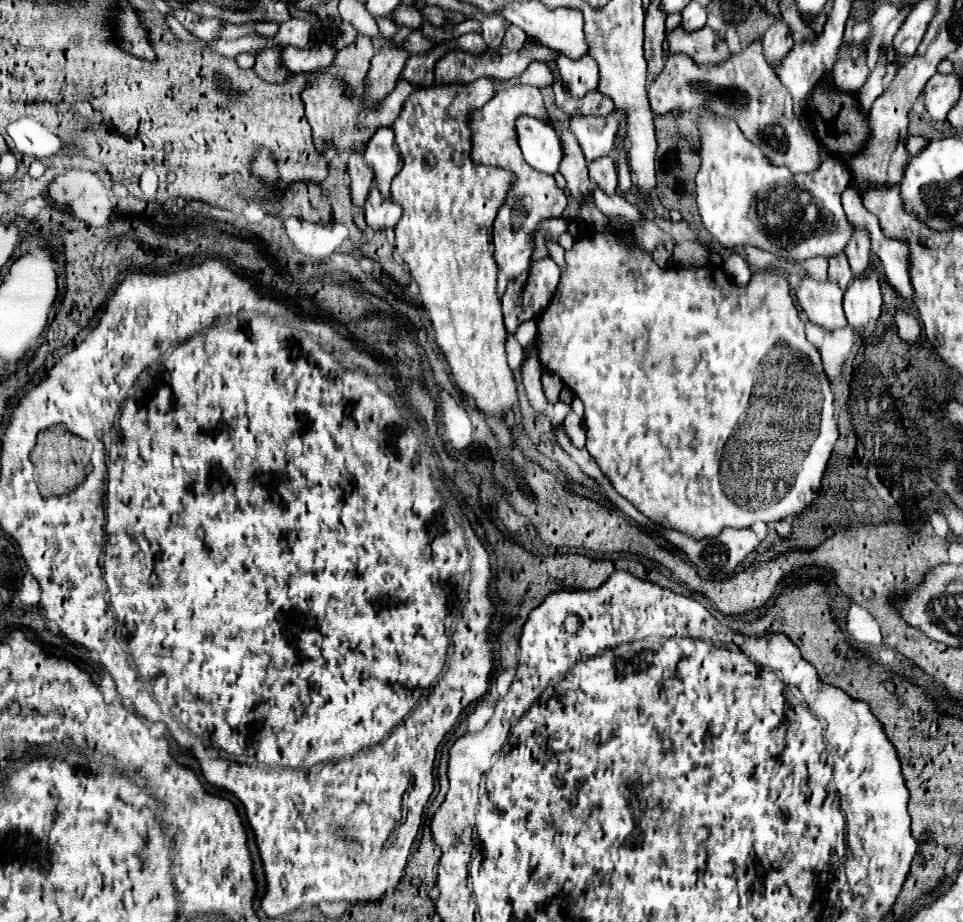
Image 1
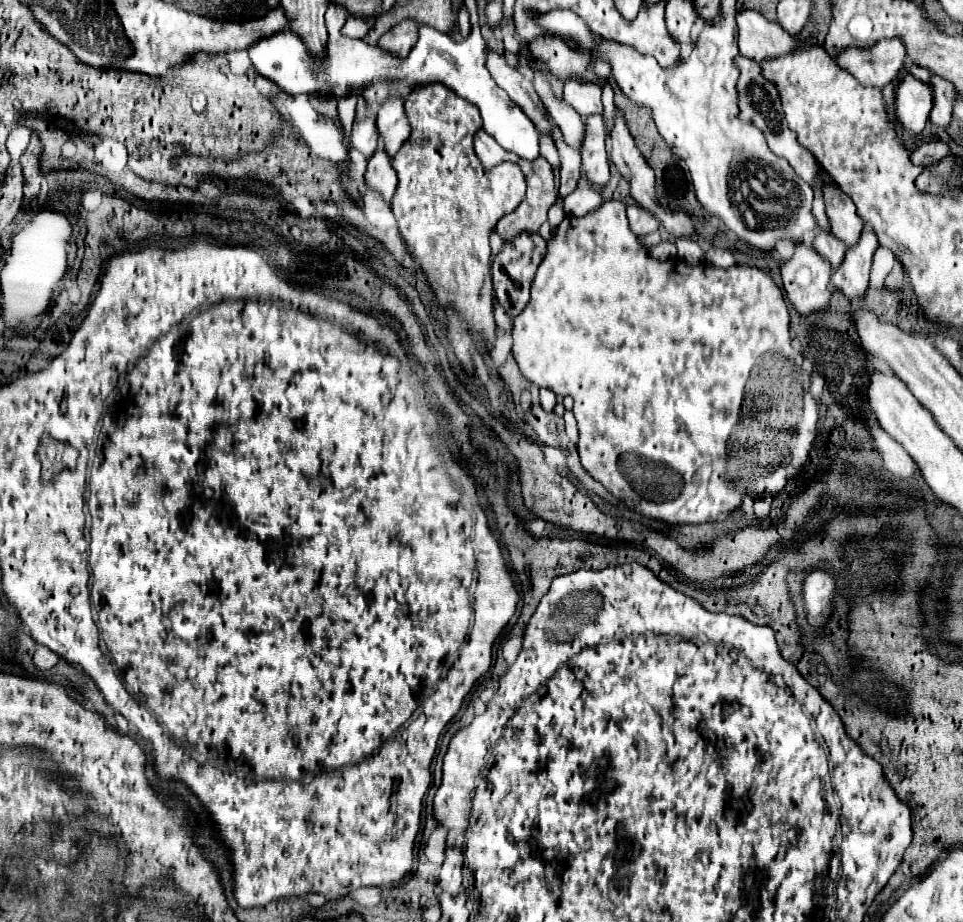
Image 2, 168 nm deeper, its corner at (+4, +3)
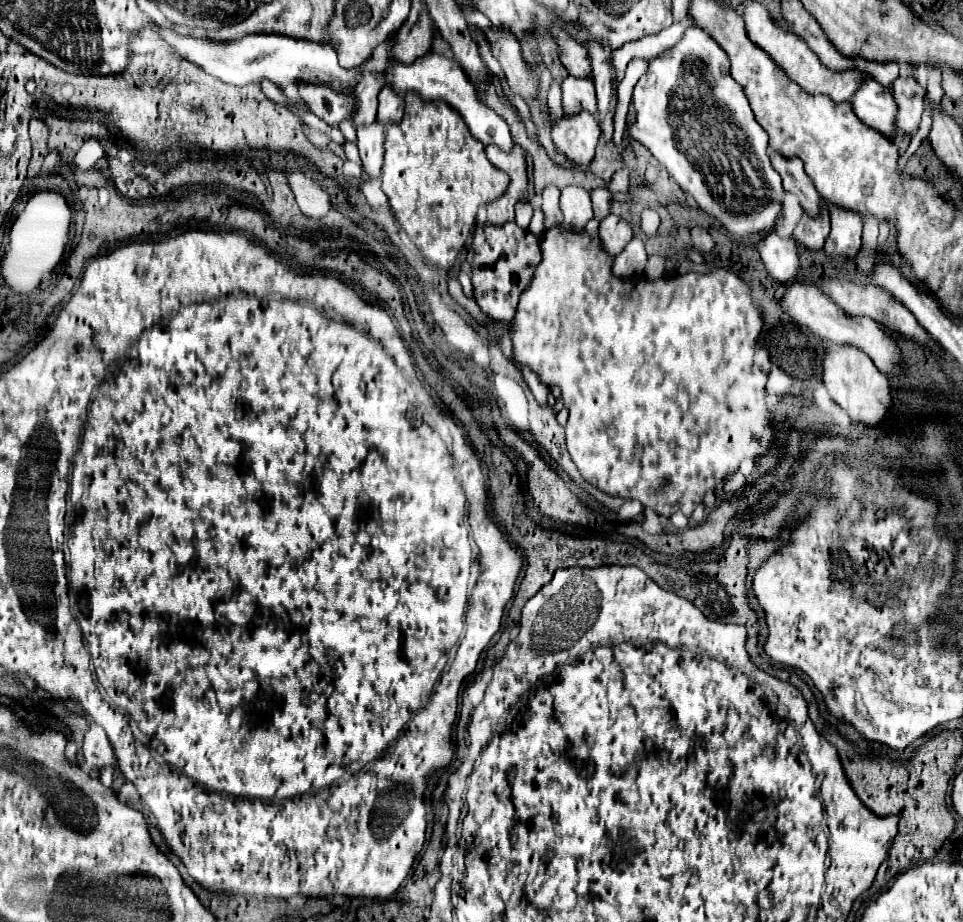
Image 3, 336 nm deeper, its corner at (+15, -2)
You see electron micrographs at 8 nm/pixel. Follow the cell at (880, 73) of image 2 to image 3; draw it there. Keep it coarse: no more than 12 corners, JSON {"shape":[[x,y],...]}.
{"shape":[[744,2],[752,42],[810,94],[852,98],[856,70],[828,70],[802,38]]}

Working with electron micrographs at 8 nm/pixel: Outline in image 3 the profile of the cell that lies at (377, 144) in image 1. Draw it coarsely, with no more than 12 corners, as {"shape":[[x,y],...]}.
{"shape":[[390,86],[378,94],[376,120],[400,122],[404,114],[404,94]]}

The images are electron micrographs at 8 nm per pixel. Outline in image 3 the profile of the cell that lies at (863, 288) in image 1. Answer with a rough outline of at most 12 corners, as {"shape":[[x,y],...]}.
{"shape":[[828,204],[828,258],[854,260],[862,246],[862,216]]}

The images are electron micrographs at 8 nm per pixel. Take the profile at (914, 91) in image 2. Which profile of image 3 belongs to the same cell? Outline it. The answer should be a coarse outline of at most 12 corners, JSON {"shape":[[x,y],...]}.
{"shape":[[866,78],[850,98],[856,116],[886,136],[896,130],[892,88]]}

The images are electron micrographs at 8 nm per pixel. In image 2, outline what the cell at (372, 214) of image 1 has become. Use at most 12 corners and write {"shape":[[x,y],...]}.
{"shape":[[385,149],[367,165],[365,183],[391,201],[397,175]]}

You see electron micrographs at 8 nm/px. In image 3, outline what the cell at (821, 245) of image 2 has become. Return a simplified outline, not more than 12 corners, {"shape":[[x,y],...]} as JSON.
{"shape":[[824,212],[814,220],[806,214],[794,228],[800,248],[824,248],[830,218]]}

